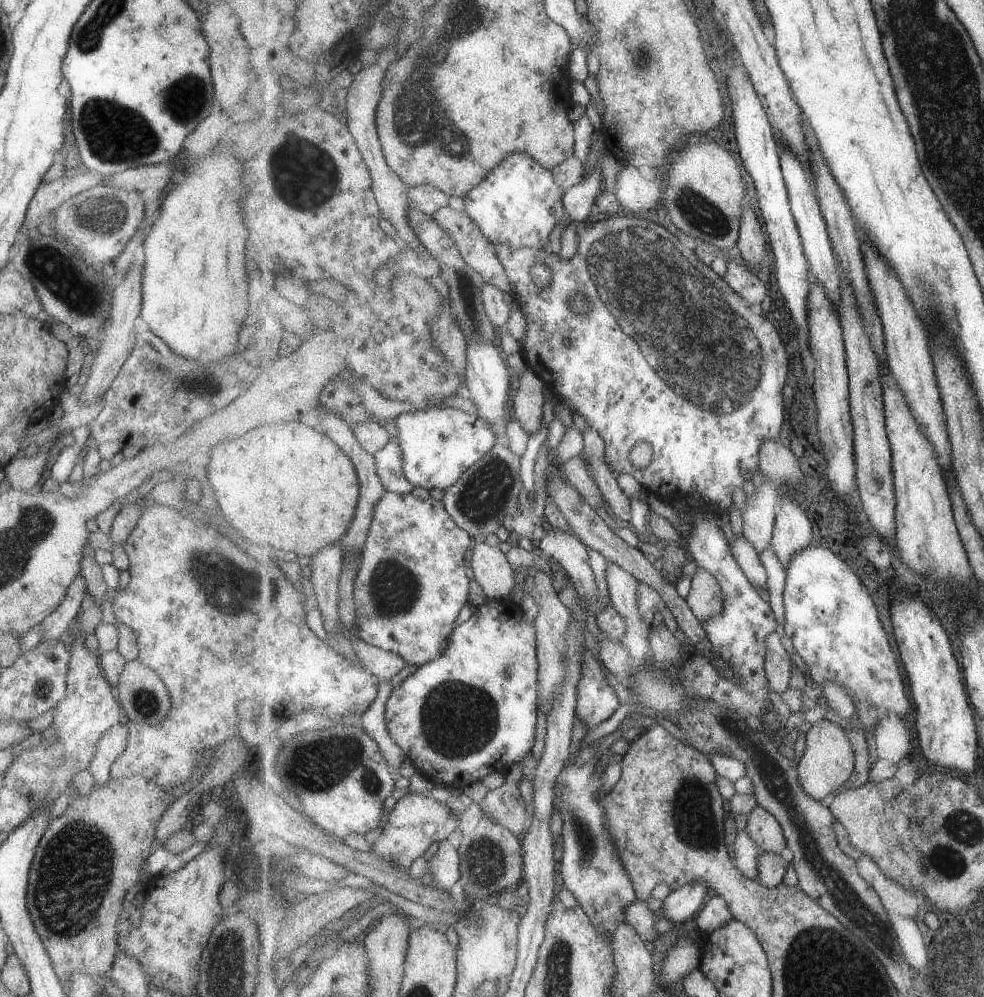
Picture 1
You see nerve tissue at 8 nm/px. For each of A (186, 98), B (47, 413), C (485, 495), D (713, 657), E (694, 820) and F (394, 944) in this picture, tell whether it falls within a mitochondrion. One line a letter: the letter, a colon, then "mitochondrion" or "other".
A: mitochondrion
B: other
C: mitochondrion
D: other
E: mitochondrion
F: other

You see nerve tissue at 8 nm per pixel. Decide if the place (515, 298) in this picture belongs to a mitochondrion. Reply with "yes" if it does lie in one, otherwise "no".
no

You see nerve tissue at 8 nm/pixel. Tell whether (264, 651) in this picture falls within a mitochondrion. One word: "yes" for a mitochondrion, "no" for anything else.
no

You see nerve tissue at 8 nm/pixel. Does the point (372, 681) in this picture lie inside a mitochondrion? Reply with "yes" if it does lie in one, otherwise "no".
no

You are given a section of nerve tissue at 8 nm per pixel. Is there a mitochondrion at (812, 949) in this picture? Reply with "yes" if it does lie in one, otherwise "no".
yes

